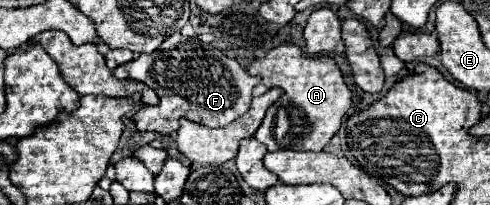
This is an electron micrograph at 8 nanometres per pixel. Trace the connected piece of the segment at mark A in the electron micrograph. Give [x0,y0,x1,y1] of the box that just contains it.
[248,43,352,151]

